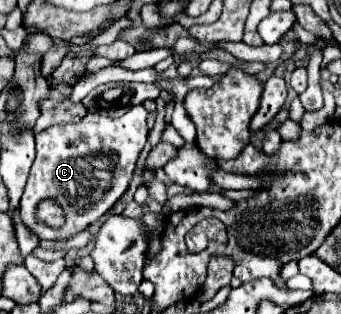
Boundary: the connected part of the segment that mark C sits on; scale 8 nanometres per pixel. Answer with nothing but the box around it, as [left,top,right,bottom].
[21,105,147,241]

